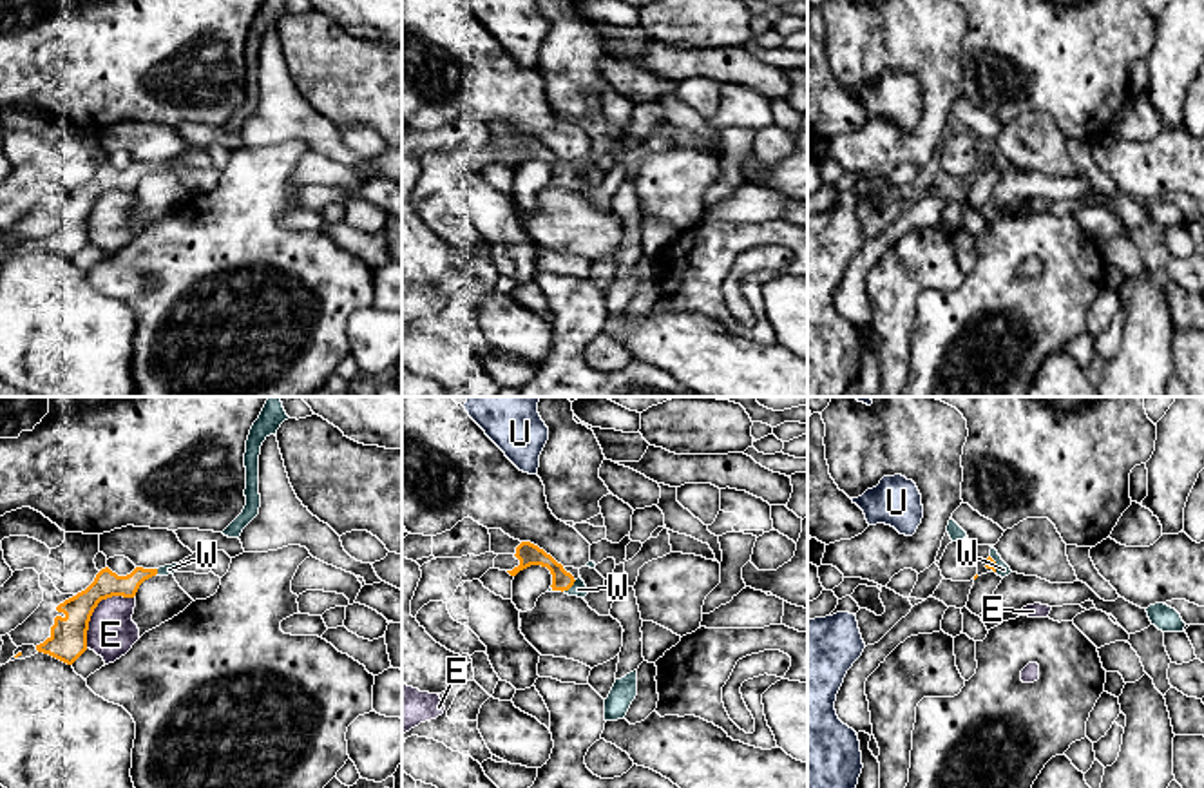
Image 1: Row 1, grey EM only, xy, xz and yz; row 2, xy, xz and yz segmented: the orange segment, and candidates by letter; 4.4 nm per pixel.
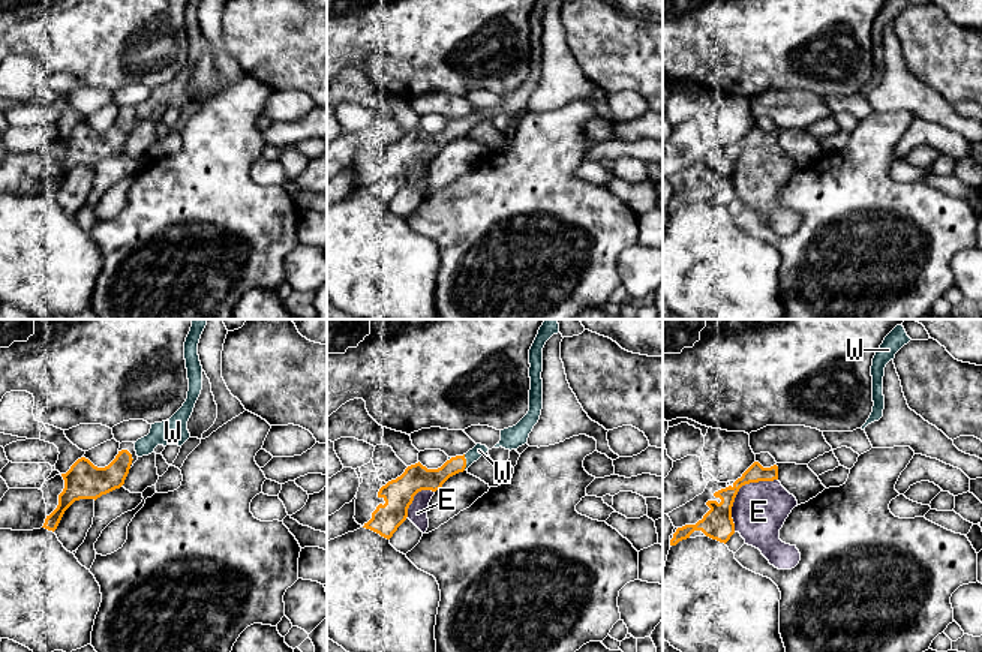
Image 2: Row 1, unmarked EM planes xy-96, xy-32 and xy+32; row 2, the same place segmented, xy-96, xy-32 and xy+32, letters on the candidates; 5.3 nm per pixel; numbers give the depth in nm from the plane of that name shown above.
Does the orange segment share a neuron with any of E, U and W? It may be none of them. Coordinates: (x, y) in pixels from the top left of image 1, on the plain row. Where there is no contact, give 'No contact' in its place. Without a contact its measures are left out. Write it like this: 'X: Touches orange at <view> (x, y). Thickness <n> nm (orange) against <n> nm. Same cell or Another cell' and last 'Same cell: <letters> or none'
E: Touches orange at xy (95, 201). Thickness 170 nm (orange) against 220 nm. Another cell
U: Touches orange at xz (516, 151). Thickness 100 nm (orange) against 20 nm. Another cell
W: Touches orange at xz (563, 183). Thickness 100 nm (orange) against 70 nm. Same cell
Same cell: W

